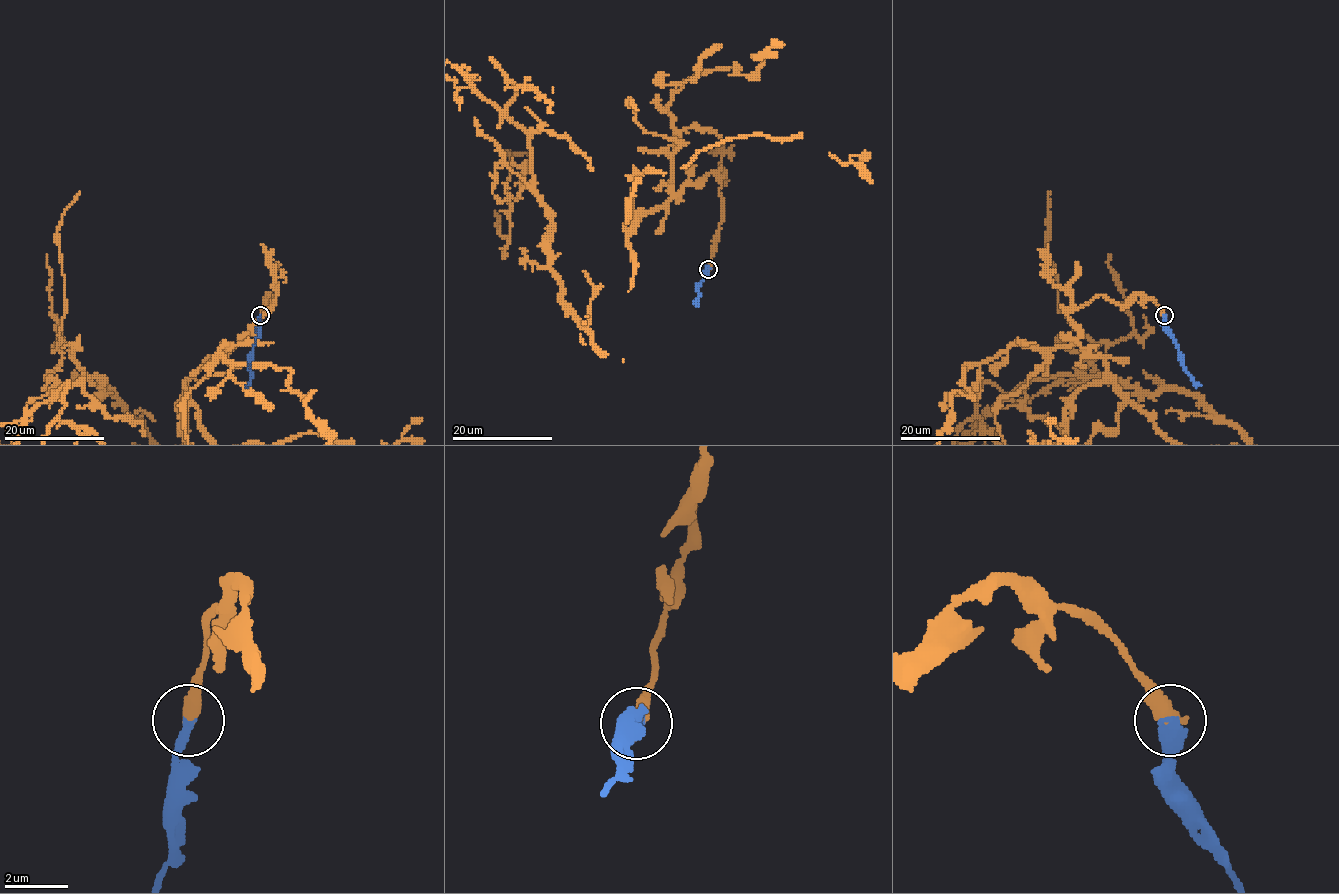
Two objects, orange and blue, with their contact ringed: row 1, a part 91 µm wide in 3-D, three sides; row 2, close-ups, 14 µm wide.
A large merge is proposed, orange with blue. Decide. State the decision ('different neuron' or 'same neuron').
same neuron

